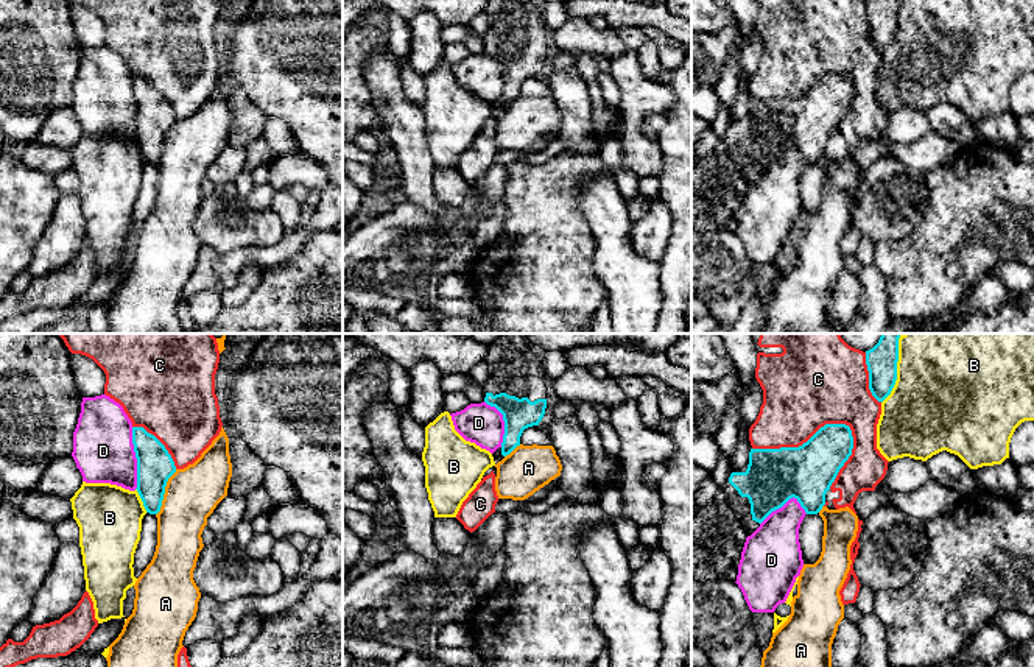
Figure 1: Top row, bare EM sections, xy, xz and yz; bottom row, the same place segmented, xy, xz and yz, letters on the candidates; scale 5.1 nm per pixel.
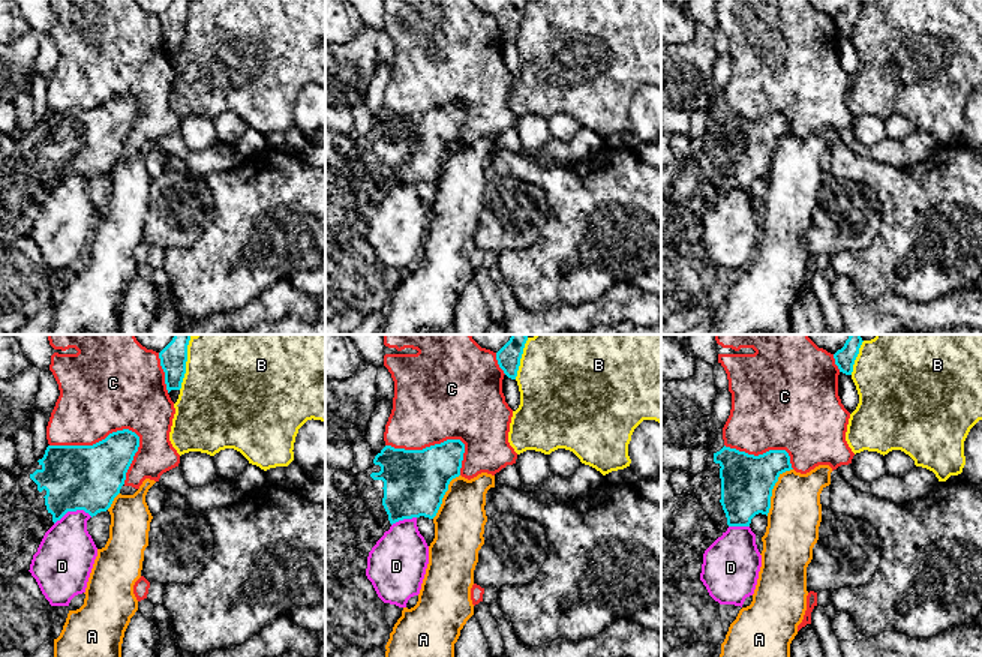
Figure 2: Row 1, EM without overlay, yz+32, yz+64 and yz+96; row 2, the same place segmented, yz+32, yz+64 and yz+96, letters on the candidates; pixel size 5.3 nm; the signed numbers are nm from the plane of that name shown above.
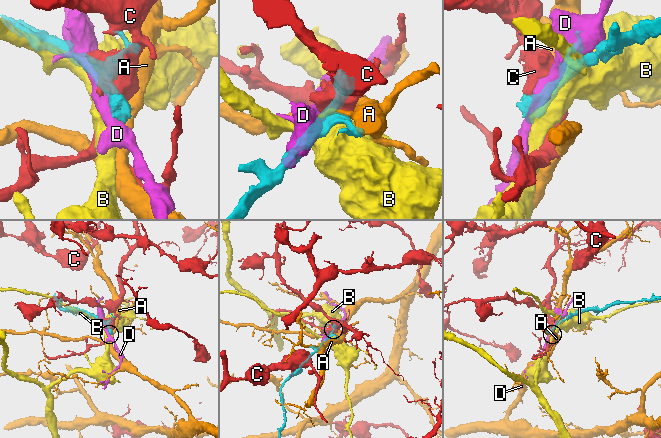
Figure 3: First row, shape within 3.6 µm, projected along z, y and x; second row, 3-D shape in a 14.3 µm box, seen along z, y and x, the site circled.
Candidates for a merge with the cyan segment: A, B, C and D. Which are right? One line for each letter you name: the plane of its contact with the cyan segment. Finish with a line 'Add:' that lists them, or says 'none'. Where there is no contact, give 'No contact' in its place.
Add: none

